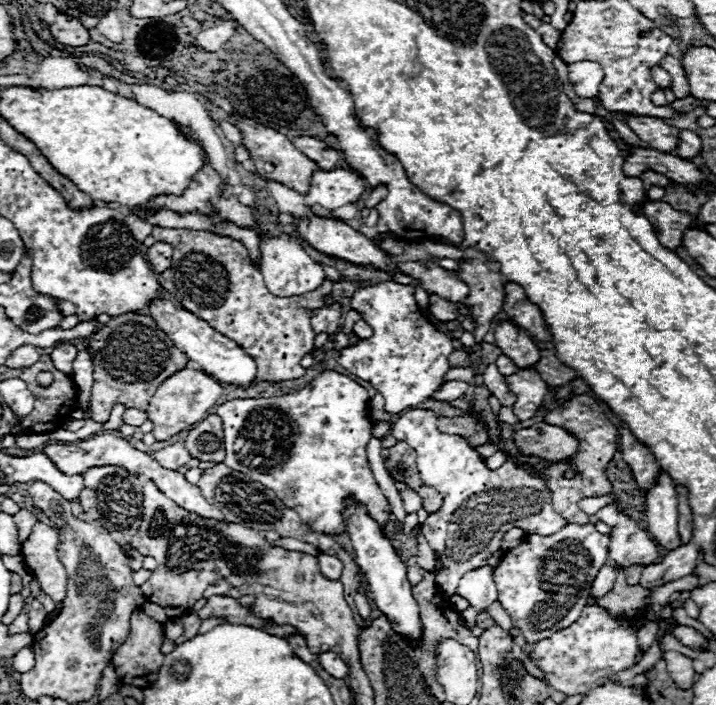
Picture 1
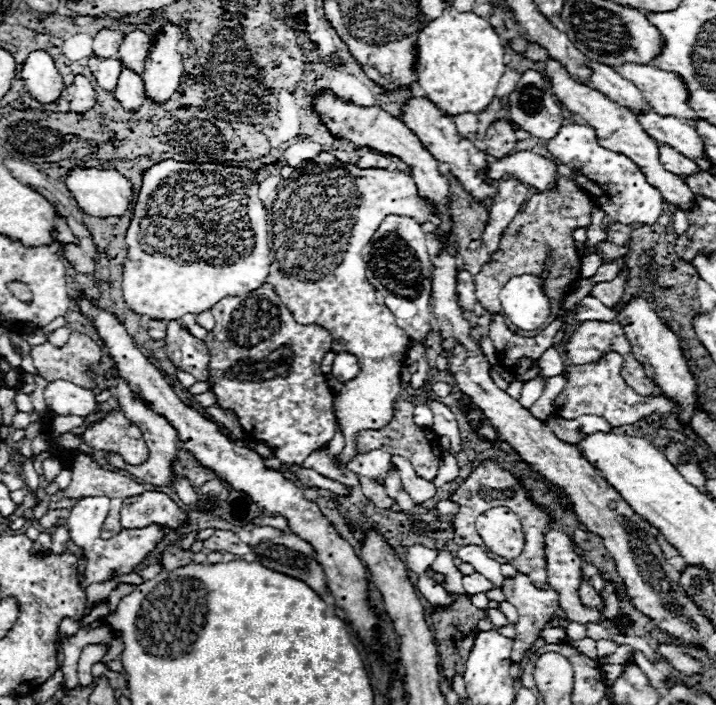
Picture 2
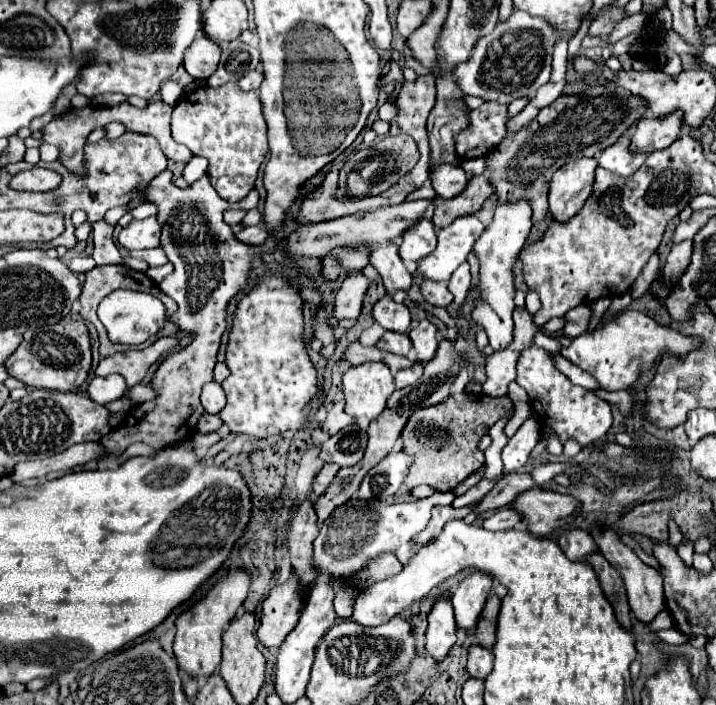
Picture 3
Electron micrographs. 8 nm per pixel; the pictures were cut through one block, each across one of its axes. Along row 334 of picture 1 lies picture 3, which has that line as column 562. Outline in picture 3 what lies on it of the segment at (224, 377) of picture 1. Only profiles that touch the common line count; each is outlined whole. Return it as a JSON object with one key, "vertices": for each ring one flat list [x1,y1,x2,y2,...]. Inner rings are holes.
{"vertices":[[580,158,554,172,548,190,548,210,552,220,568,222,582,210,586,198,592,194,596,166,594,158]]}

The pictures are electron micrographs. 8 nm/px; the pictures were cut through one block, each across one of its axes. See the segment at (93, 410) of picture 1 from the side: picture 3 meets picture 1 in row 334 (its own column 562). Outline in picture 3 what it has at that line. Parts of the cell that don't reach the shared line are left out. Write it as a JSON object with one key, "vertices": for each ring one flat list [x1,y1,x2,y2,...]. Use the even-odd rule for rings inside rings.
{"vertices":[[590,86,580,94,562,94,556,102,552,102,550,106,542,108,540,114,526,124,522,130,506,136,494,152,488,154,486,158,486,170,488,170,488,182,494,188,496,200,500,204,508,204,508,202,516,202,516,200,528,200,532,206,532,222,534,226,540,224,546,214,548,214,548,204,546,204,546,194,548,194,548,182,552,178,552,174,566,166,568,160,574,160,576,156,594,156,596,152,612,146,622,134,624,130,628,130,632,124,636,124,638,120,644,118,648,108,648,102,638,96,638,94,626,94,624,90,612,90,608,86]]}

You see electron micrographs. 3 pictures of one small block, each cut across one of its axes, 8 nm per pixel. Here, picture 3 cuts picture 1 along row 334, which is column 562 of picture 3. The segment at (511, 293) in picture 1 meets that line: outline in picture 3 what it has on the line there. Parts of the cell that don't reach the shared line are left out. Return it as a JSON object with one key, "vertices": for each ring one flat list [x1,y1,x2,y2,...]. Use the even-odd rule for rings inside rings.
{"vertices":[[578,528,564,530,560,534,560,538,558,538,558,546,562,548,562,552,572,562,582,562,582,560,586,560,588,554,598,552,598,546,592,540,592,536,588,532,584,532,584,530,578,530]]}

